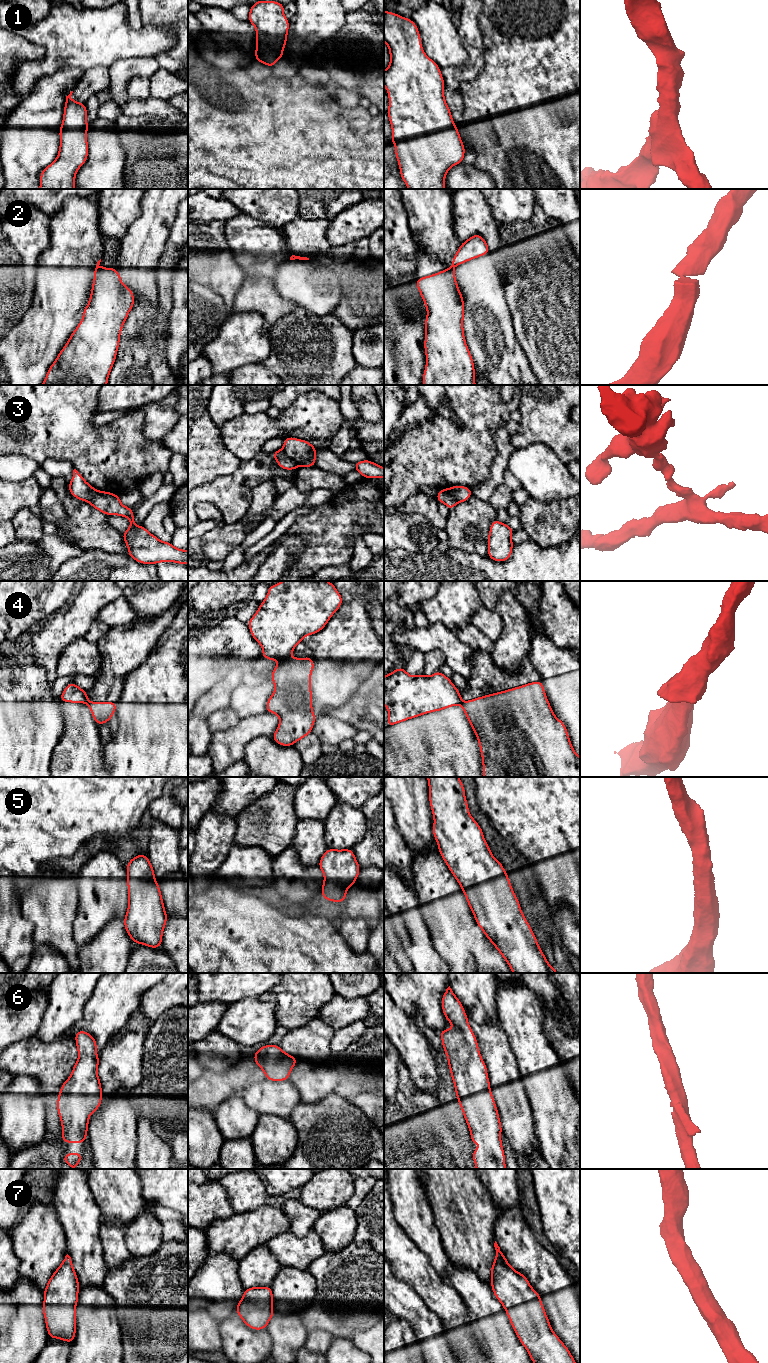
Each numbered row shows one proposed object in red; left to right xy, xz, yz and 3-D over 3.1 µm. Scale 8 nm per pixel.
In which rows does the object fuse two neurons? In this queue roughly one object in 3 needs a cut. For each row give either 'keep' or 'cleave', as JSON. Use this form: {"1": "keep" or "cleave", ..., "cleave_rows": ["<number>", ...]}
{"1": "keep", "2": "cleave", "3": "cleave", "4": "cleave", "5": "keep", "6": "keep", "7": "keep", "cleave_rows": ["2", "3", "4"]}

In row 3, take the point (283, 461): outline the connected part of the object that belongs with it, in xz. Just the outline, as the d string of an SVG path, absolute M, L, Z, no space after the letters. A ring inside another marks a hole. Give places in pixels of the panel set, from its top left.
M282 450L271 453L277 464L285 470L294 470L298 468L298 464L290 459Z

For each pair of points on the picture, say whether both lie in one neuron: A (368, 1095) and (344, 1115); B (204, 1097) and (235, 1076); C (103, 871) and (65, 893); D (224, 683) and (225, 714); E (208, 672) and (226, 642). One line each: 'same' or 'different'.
A: different
B: same
C: different
D: different
E: same

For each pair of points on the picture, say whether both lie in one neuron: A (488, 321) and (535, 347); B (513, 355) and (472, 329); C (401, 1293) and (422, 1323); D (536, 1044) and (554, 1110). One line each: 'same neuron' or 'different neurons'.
A: different neurons
B: same neuron
C: same neuron
D: same neuron

